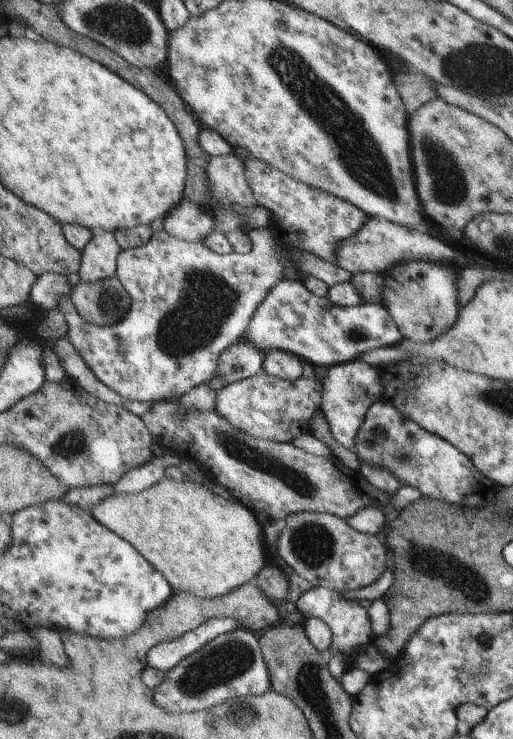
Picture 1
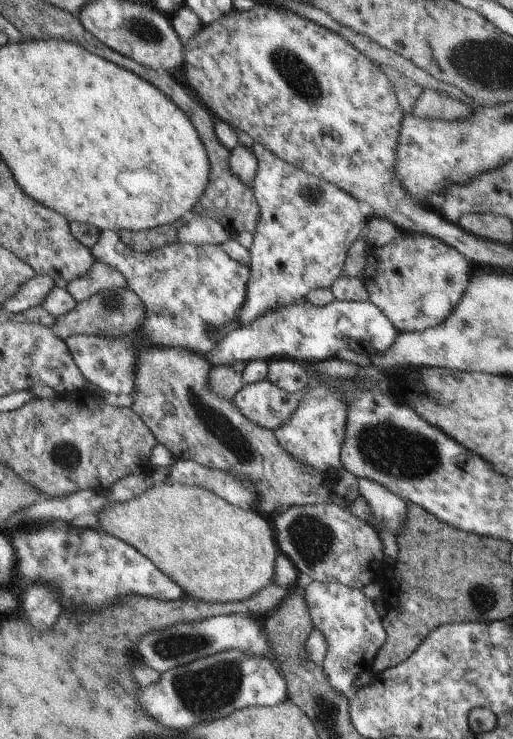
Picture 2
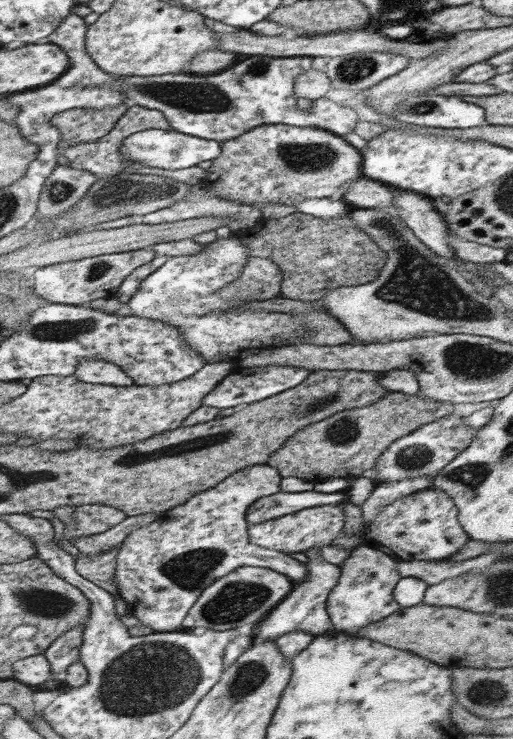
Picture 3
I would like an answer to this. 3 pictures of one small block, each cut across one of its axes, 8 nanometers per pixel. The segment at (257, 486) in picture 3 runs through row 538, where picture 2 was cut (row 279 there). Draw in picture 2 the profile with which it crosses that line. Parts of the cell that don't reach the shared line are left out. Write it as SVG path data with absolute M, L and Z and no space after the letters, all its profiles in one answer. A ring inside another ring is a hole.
M106 230L102 232L99 245L94 249L96 259L116 268L118 272L128 280L129 290L140 296L144 302L146 318L138 326L136 332L120 338L106 338L106 336L84 335L73 332L65 342L72 352L72 358L79 364L87 380L98 384L101 390L113 394L135 394L135 374L138 372L138 361L140 350L146 350L150 346L170 346L170 348L184 348L190 350L192 354L198 354L202 358L215 349L216 344L222 340L222 334L214 336L212 328L222 326L226 322L232 322L247 301L247 286L253 276L251 268L236 262L230 258L220 245L197 245L194 243L174 242L166 245L162 249L152 250L152 252L135 252L128 247L119 232Z

